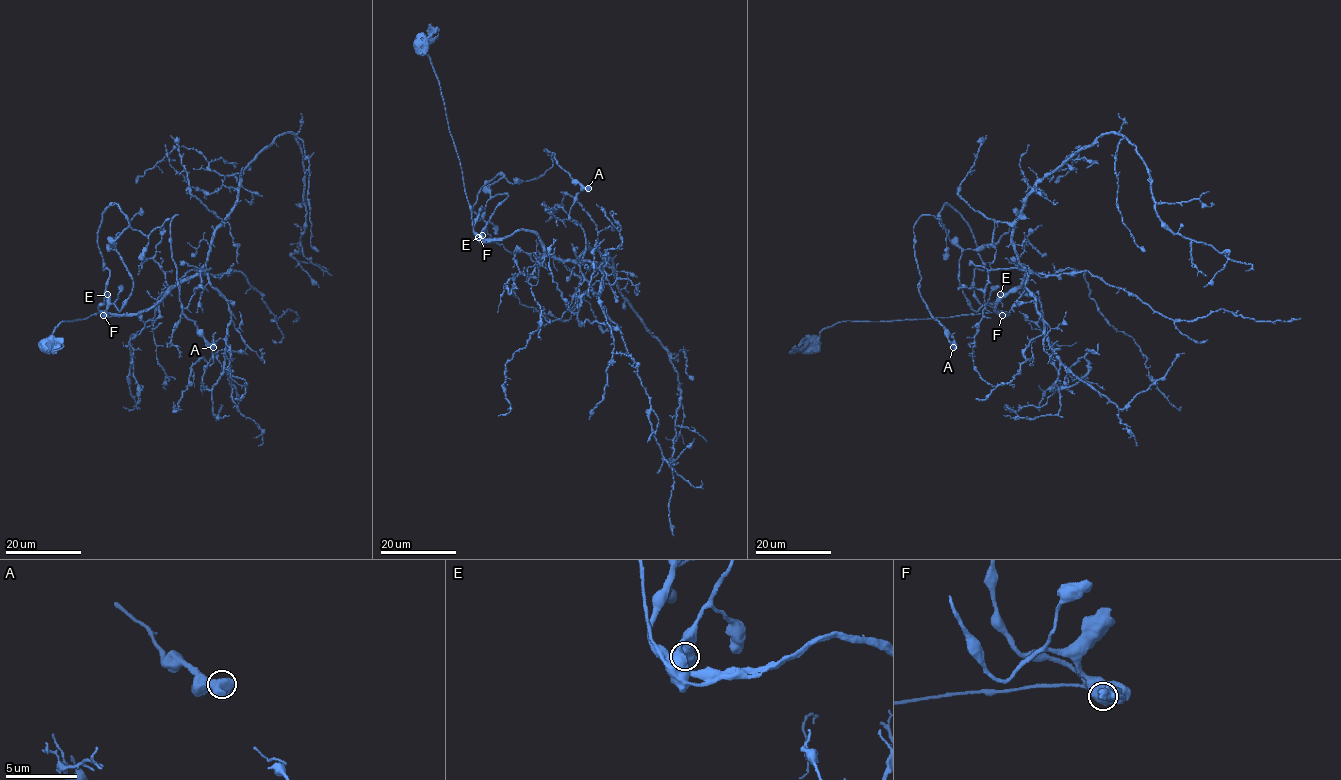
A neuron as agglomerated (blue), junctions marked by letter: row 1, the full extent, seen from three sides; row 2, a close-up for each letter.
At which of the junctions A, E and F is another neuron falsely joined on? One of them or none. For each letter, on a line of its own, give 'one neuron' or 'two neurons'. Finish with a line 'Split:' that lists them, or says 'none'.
A: one neuron
E: one neuron
F: one neuron
Split: none

